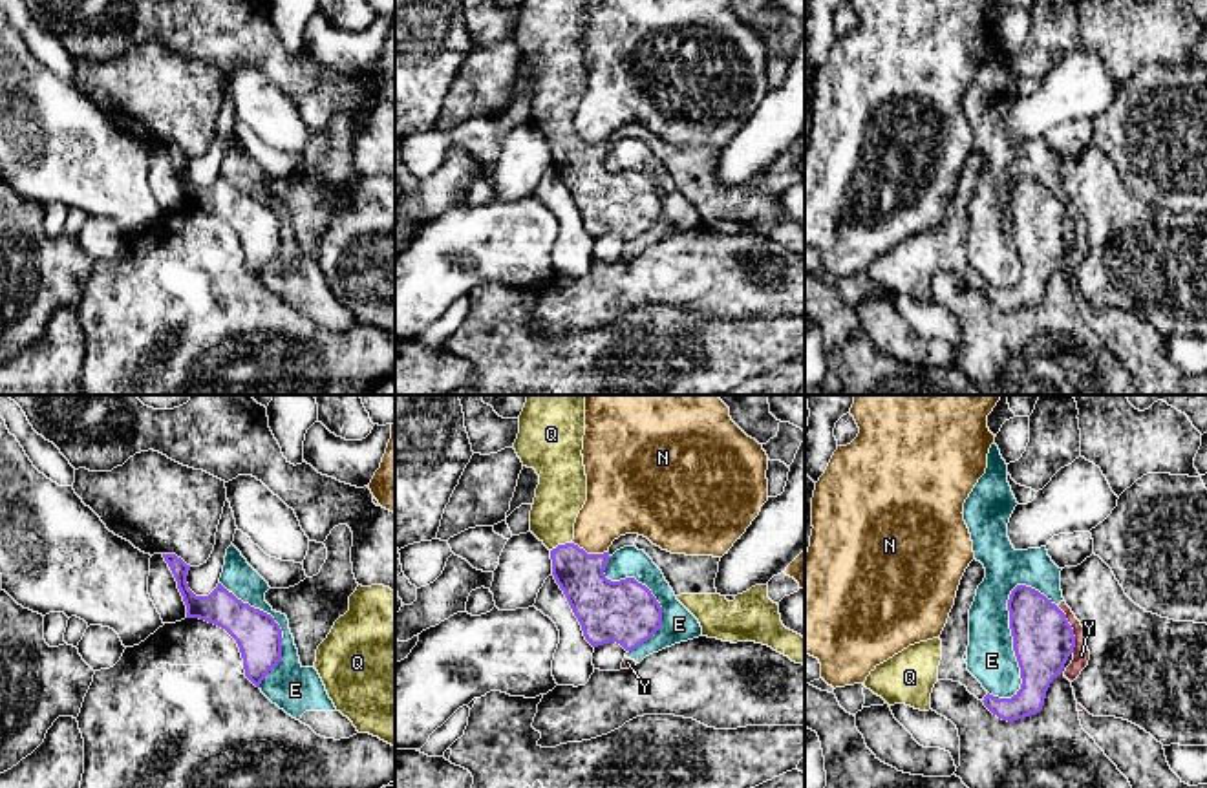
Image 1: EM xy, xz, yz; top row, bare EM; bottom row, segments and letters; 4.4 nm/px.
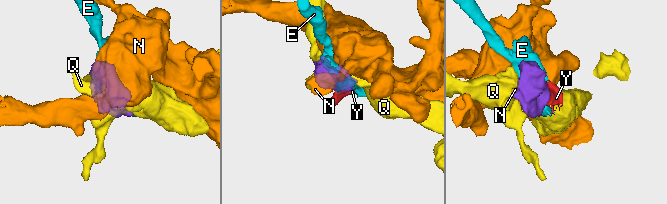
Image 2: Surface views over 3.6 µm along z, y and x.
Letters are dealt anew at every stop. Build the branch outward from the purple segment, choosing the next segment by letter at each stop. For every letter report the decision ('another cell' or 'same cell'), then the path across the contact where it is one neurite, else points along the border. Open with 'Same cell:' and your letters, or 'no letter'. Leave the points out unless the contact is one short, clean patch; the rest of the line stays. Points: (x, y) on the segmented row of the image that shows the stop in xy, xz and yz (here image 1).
Same cell: Q
E: another cell
N: another cell | along xz (573, 542), (587, 553), (606, 553)
Q: same cell
Y: another cell | along yz (1056, 606), (1072, 629), (1074, 651)

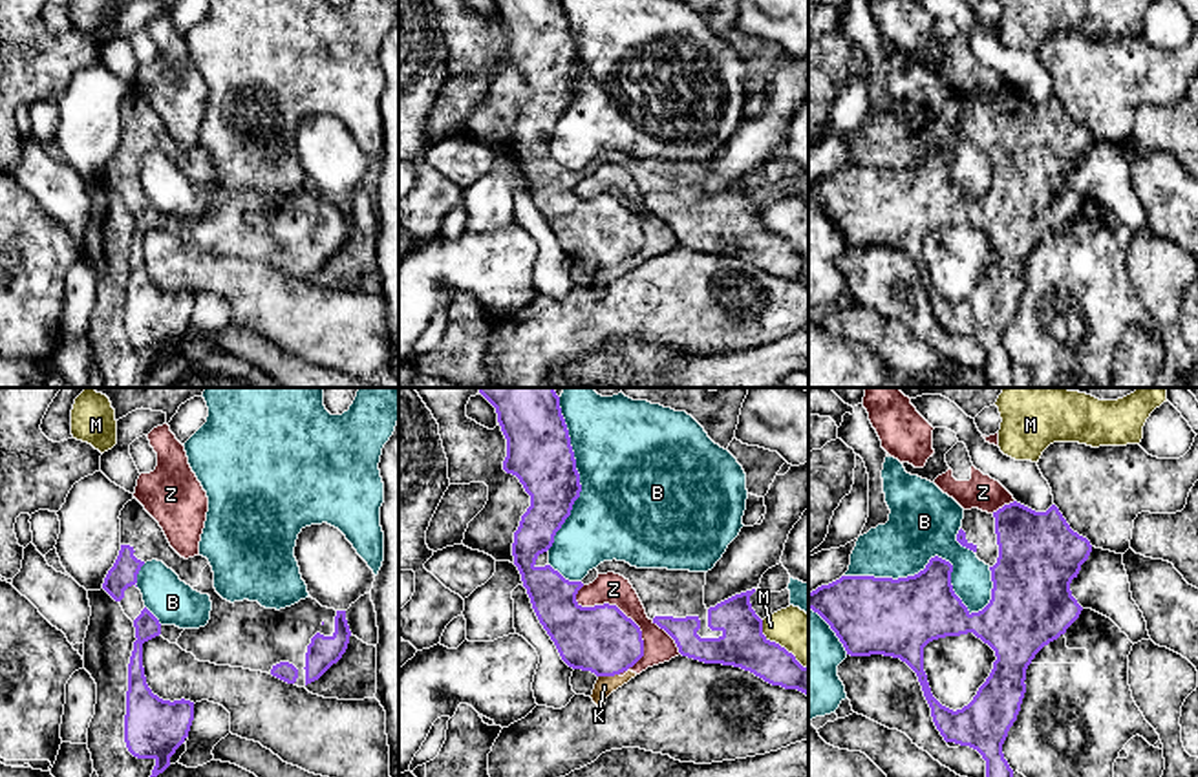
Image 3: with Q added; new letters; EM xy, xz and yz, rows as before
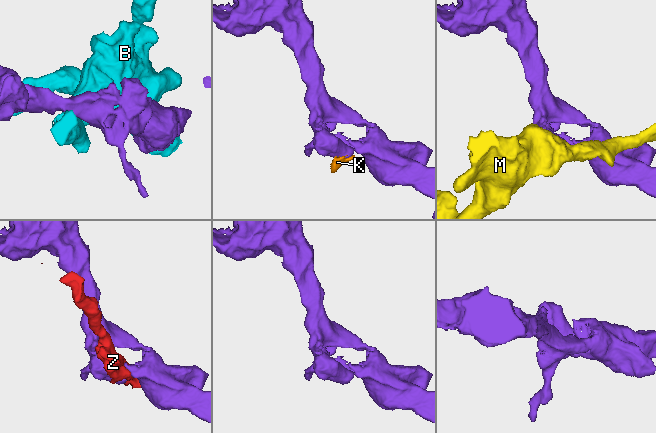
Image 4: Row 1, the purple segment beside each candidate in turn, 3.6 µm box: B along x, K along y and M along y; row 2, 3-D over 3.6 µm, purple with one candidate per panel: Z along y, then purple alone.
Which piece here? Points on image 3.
Same cell: no letter
B: another cell
K: another cell | along xz (619, 673), (598, 677)
M: another cell
Z: another cell

